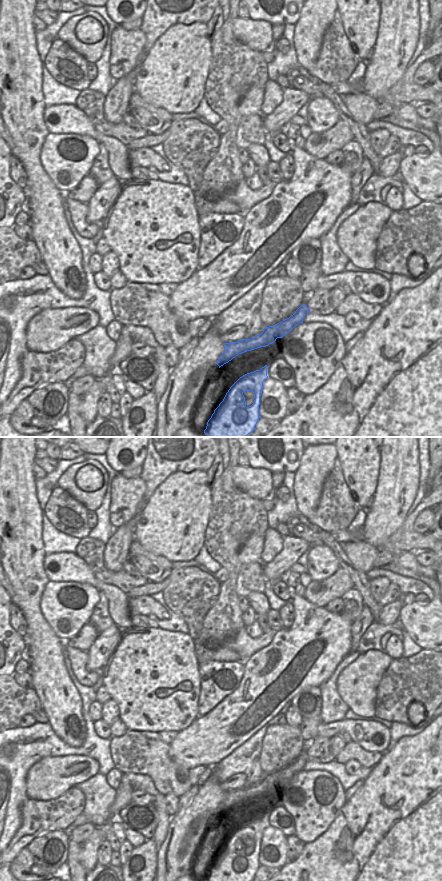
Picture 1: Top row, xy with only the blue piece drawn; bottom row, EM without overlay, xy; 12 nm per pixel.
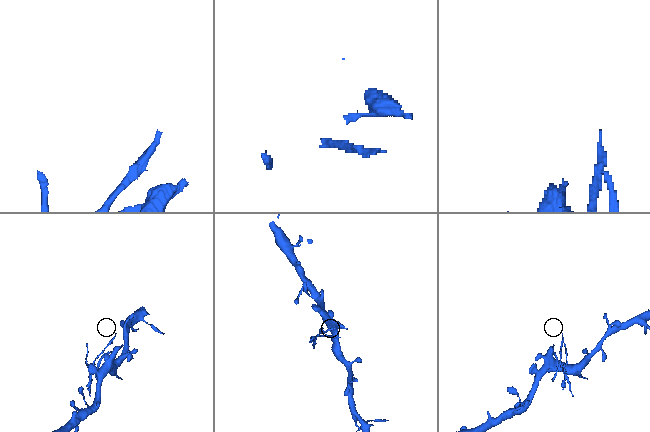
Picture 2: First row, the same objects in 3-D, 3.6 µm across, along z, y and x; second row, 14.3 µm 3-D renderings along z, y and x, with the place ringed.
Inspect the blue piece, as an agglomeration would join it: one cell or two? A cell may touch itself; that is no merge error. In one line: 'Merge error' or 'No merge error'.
Merge error.

